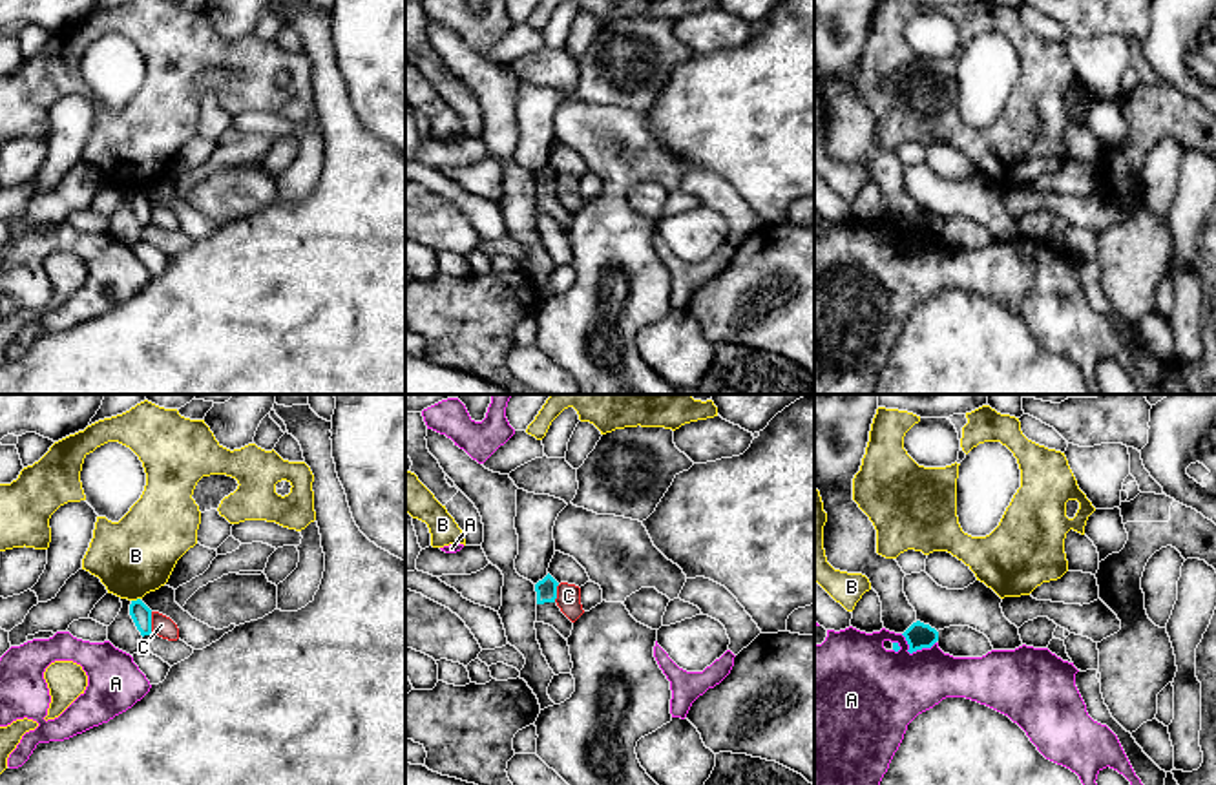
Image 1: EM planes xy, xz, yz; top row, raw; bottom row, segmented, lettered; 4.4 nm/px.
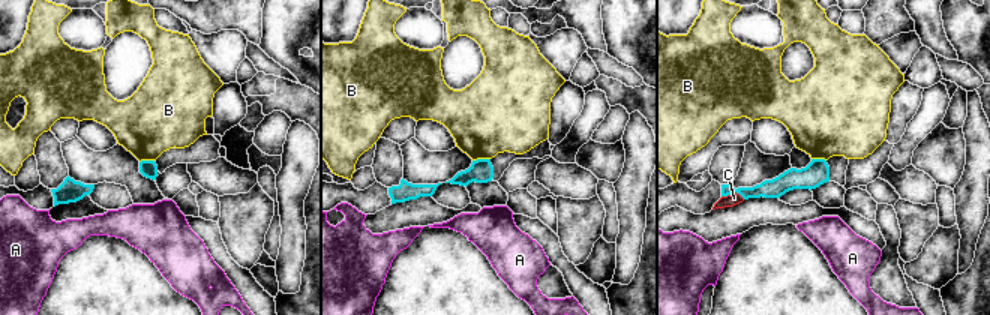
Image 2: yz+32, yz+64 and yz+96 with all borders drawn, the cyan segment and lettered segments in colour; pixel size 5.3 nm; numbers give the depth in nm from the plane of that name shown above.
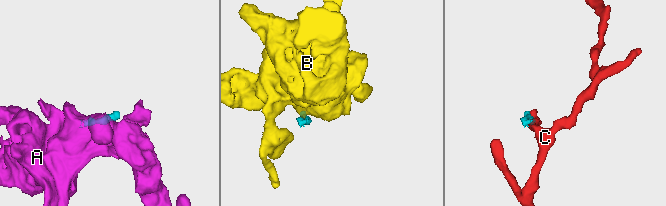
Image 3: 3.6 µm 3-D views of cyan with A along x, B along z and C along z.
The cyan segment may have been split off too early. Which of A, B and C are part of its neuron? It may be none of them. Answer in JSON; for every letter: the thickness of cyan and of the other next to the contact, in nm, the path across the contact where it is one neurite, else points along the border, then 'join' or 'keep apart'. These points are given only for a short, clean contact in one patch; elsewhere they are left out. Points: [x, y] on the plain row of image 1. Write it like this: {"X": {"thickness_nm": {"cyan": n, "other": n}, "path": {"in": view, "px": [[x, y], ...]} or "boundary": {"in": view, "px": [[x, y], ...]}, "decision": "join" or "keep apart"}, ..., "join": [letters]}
{"A": {"thickness_nm": {"cyan": 120, "other": 400}, "boundary": {"in": "yz", "px": [[901, 225], [910, 243], [928, 240], [935, 232]]}, "decision": "keep apart"}, "B": {"thickness_nm": {"cyan": 90, "other": 340}, "boundary": {"in": "xy", "px": [[139, 188], [132, 192]]}, "decision": "keep apart"}, "C": {"thickness_nm": {"cyan": 90, "other": 90}, "decision": "keep apart"}, "join": []}

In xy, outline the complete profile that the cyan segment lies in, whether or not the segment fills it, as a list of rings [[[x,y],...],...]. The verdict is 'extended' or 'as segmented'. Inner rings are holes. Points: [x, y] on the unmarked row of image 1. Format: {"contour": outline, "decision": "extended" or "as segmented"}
{"contour": [[[141,190],[131,192],[130,206],[142,228],[152,225],[152,201]]], "decision": "as segmented"}

